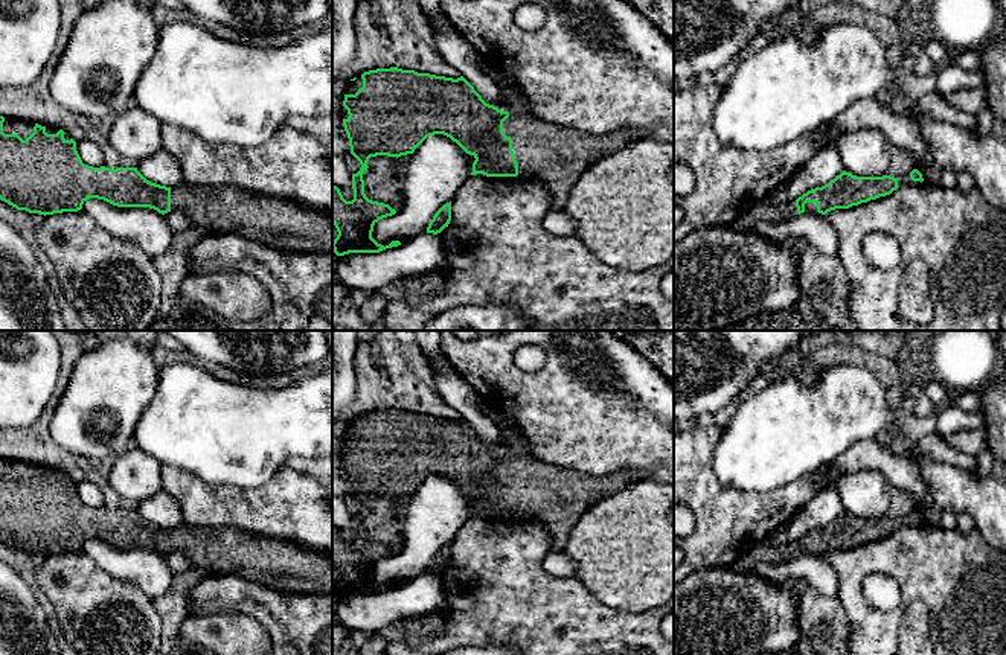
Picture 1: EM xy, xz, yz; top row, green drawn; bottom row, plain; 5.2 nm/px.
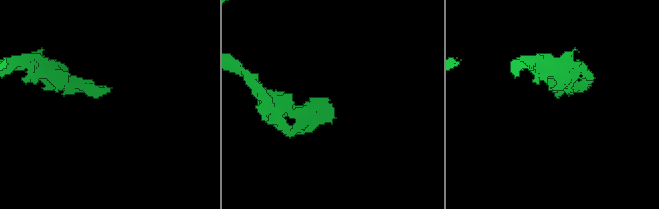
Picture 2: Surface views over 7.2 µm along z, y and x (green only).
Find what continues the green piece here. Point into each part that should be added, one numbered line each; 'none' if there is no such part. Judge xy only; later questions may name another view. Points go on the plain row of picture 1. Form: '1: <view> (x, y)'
1: xy (23, 469)
2: xy (282, 565)

